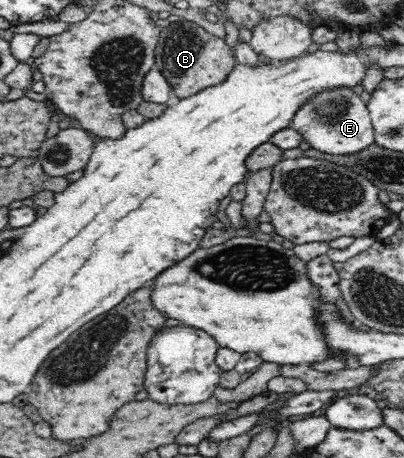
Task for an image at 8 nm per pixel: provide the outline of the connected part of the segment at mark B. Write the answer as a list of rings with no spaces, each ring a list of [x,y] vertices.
[[[179,19],[170,22],[158,37],[154,68],[168,80],[170,89],[181,100],[207,87],[221,84],[235,66],[235,56],[220,37],[210,34],[195,22]]]

